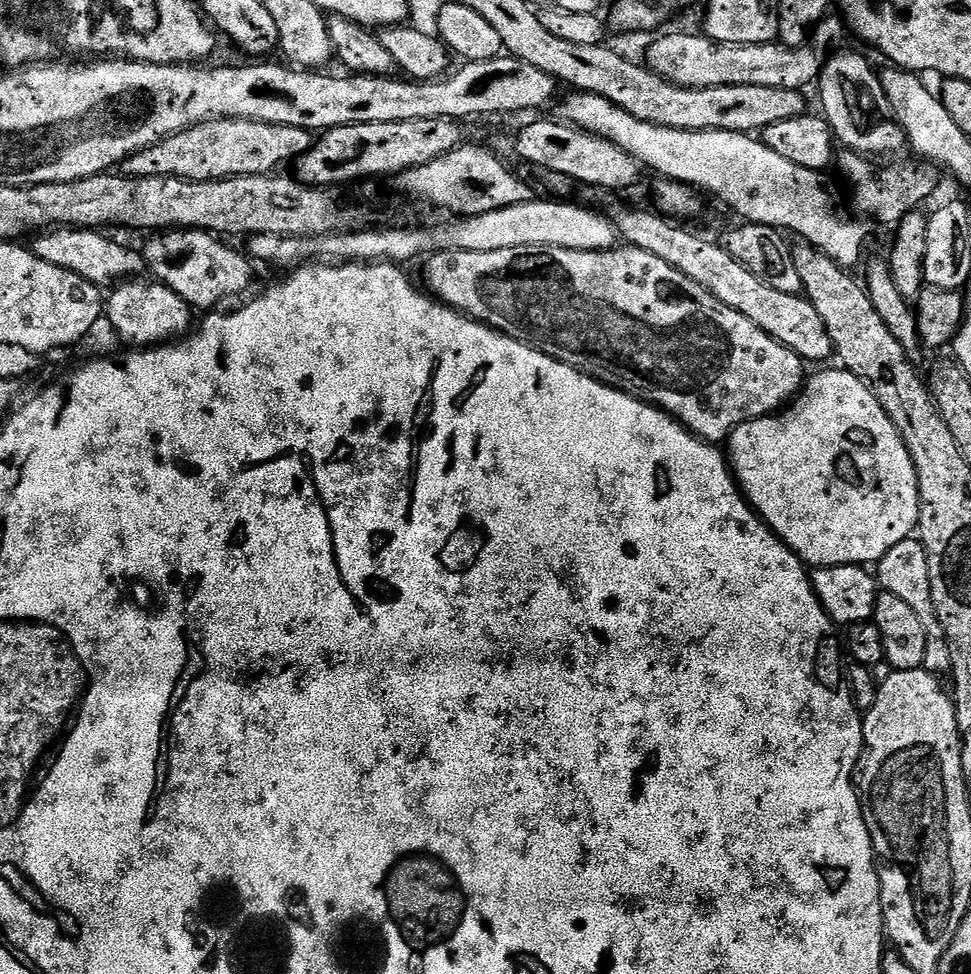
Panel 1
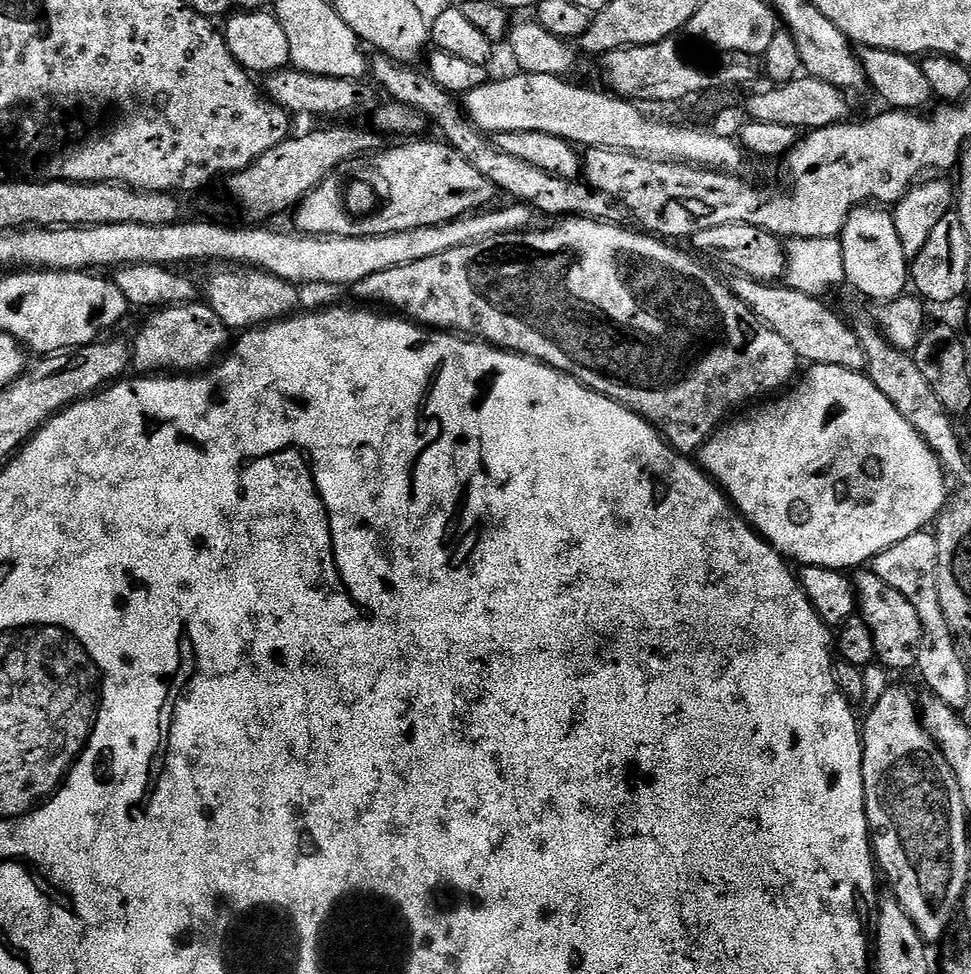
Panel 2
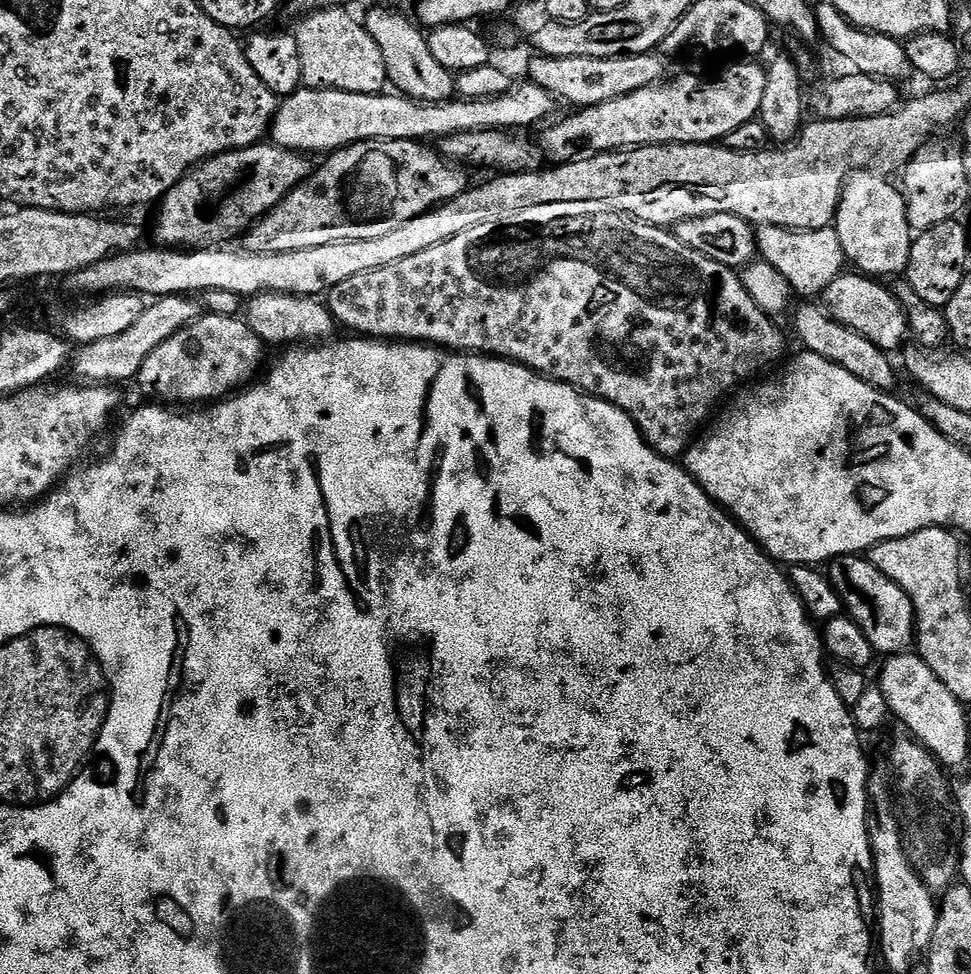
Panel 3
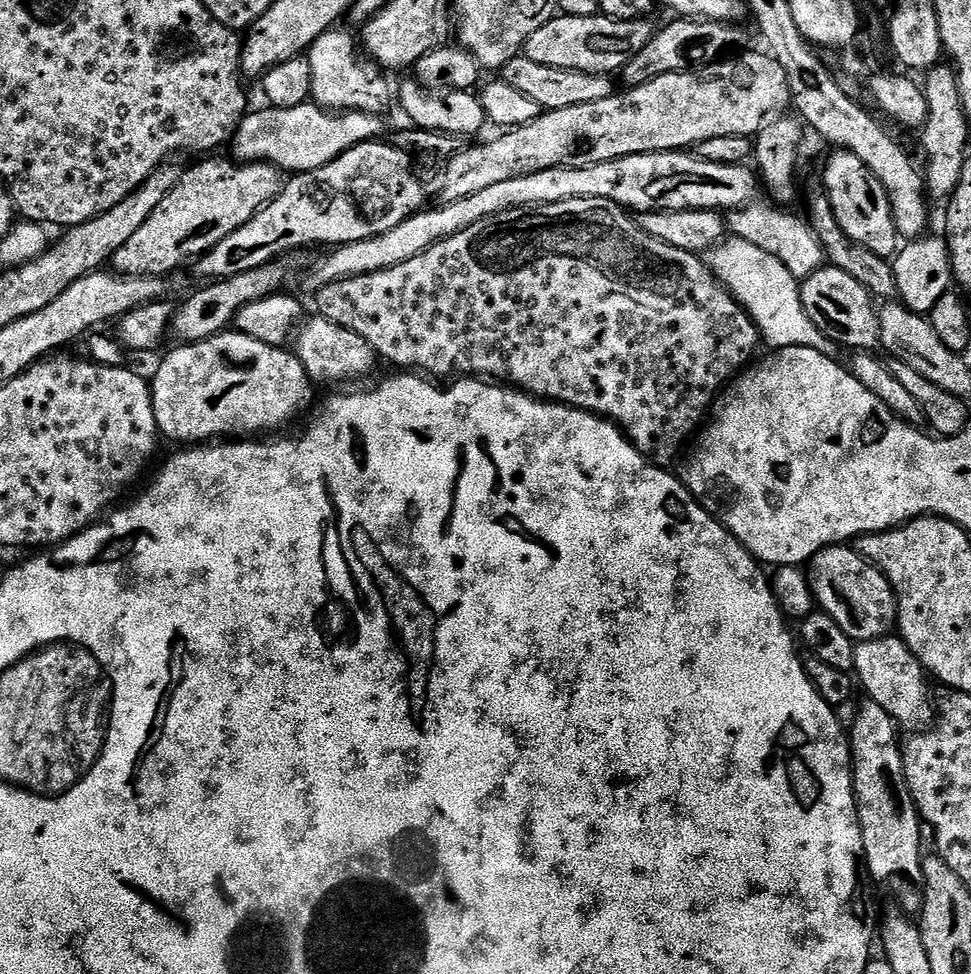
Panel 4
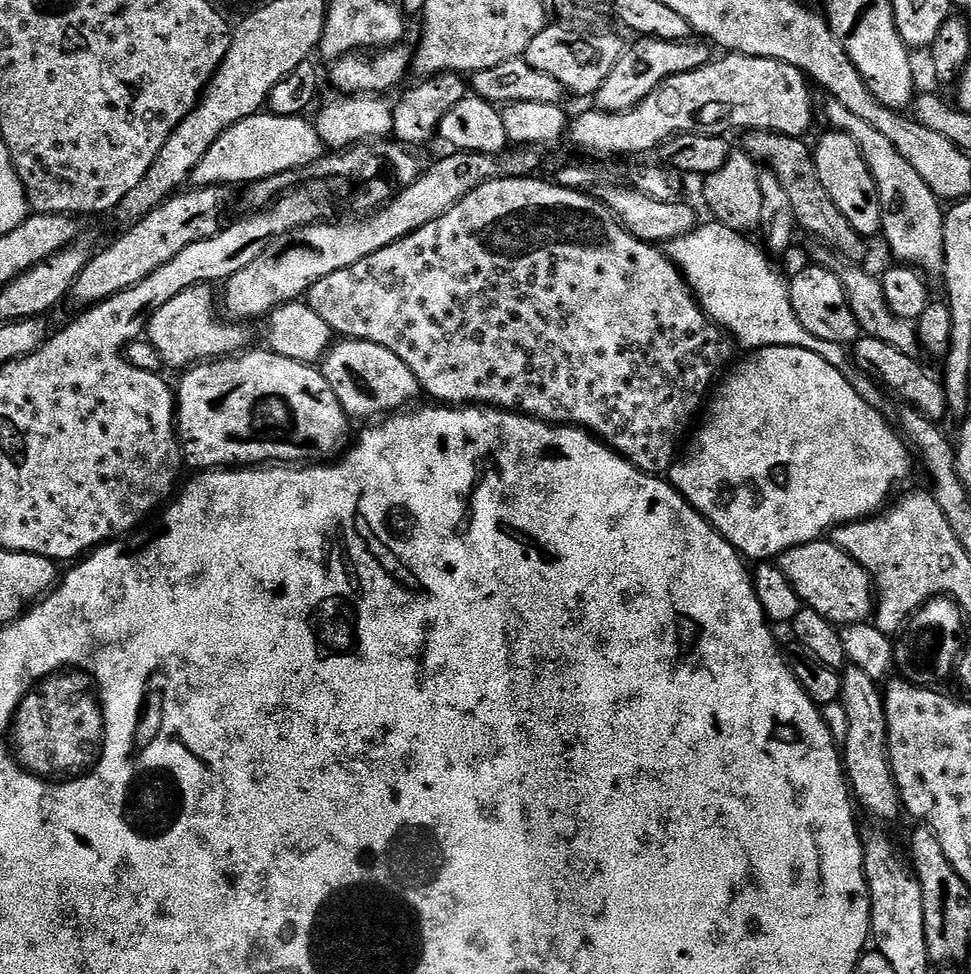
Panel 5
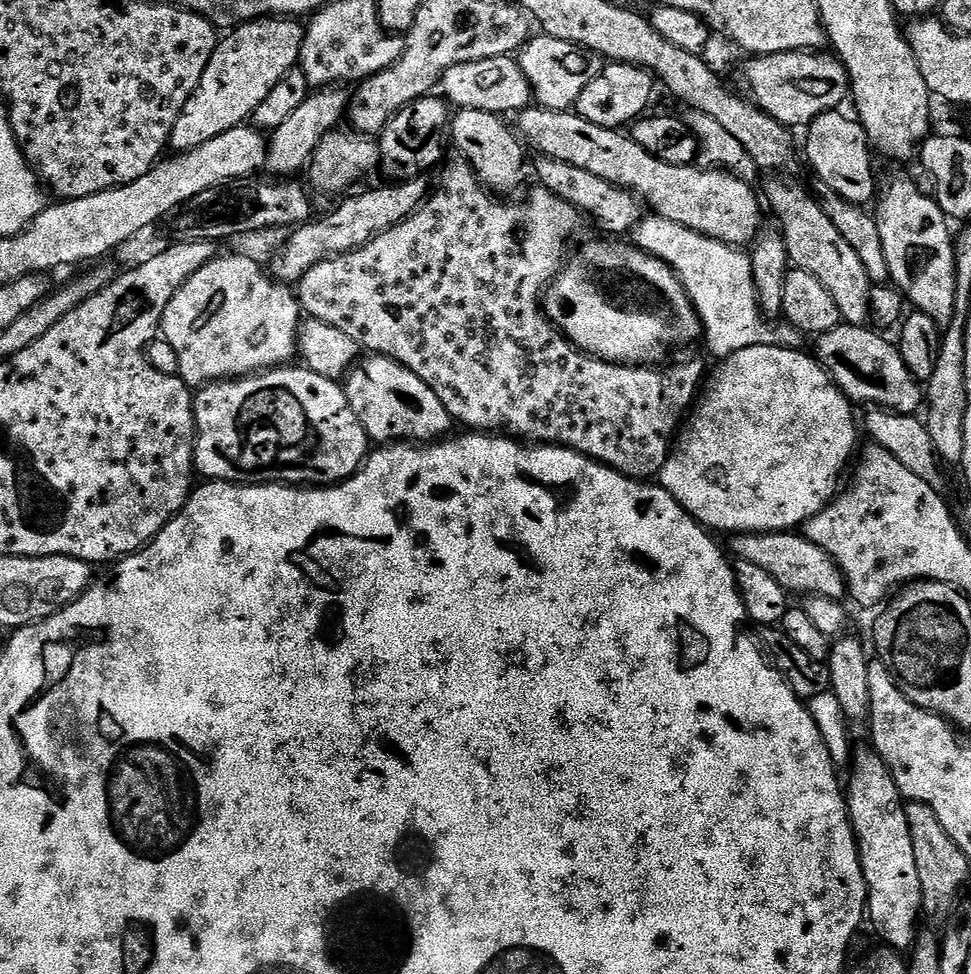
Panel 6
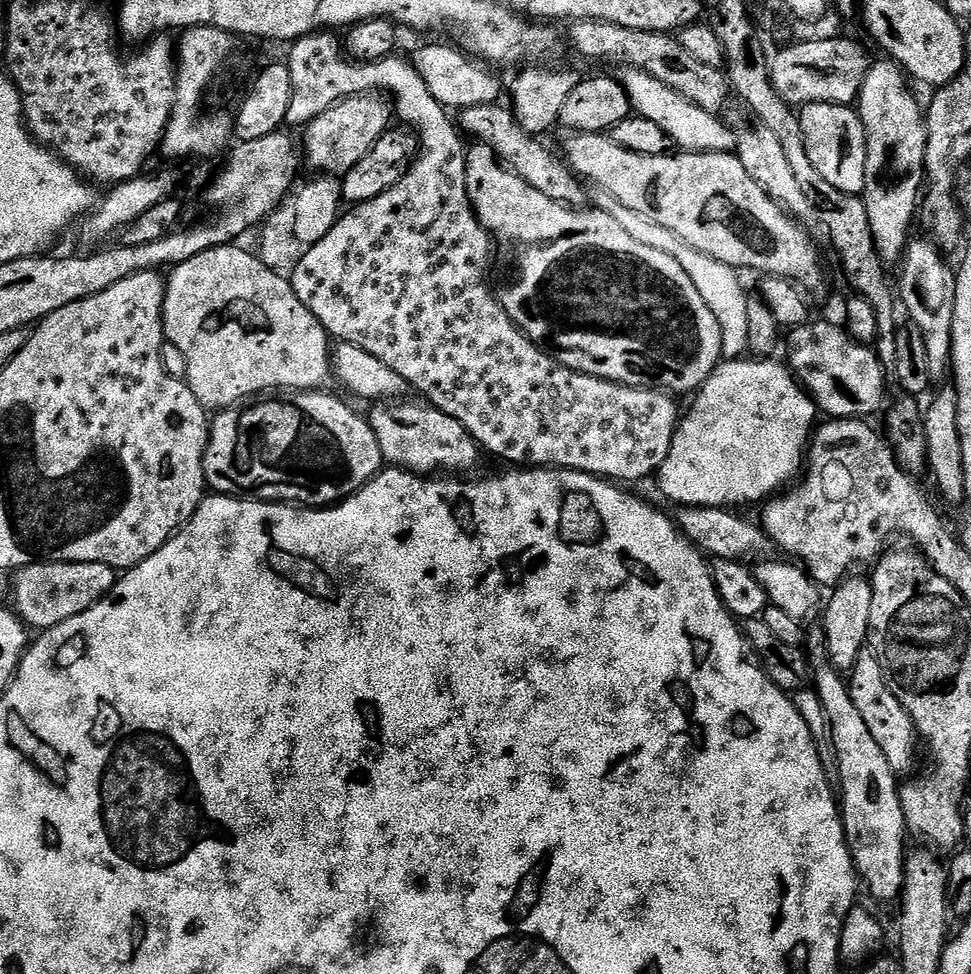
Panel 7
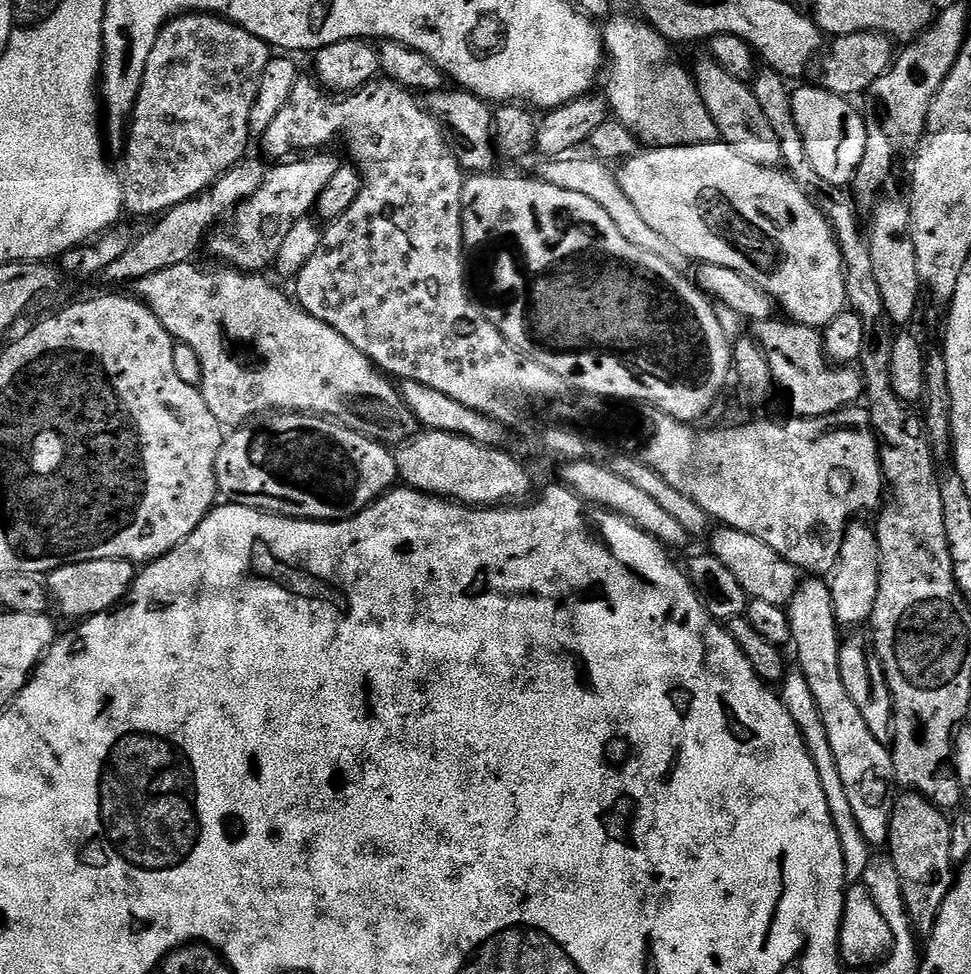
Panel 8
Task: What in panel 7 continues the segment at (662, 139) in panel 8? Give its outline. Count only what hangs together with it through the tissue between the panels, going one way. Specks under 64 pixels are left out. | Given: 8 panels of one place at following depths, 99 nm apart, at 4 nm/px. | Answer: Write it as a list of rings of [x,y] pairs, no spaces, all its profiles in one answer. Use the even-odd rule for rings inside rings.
[[[625,67],[621,84],[626,89],[633,106],[633,111],[650,122],[662,126],[662,130],[681,150],[687,152],[732,152],[736,149],[737,133],[731,131],[720,119],[719,115],[702,110],[700,106],[690,102],[677,91],[666,87],[660,80],[638,68]]]

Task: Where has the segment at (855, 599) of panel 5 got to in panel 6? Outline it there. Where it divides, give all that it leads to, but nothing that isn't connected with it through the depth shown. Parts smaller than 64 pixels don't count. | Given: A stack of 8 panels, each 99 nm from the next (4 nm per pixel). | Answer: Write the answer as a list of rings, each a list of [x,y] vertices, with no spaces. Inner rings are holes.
[[[799,531],[761,532],[759,534],[736,534],[731,537],[736,560],[745,560],[753,566],[766,570],[790,594],[801,592],[801,597],[821,596],[843,601],[846,596],[844,573],[830,557],[814,542],[810,542]]]

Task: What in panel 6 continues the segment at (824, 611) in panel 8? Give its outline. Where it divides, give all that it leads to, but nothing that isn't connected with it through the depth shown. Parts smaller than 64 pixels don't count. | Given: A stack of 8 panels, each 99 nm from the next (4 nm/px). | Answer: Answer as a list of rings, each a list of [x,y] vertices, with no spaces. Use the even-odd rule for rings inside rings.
[[[857,747],[850,764],[852,781],[846,784],[848,818],[860,851],[862,874],[868,887],[867,919],[893,950],[911,949],[917,940],[916,919],[921,919],[922,882],[918,882],[918,861],[914,858],[914,842],[910,842],[910,826],[905,801],[890,770],[871,747]]]

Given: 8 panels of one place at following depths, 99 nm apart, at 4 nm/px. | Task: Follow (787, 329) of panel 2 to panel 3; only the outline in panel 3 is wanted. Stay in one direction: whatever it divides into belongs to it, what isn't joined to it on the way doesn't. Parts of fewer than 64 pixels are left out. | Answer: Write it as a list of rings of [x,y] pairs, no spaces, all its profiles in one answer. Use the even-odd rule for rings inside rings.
[[[804,303],[806,304],[796,312],[796,336],[804,343],[803,347],[807,351],[826,358],[834,366],[842,366],[842,370],[850,370],[850,374],[854,374],[854,378],[874,386],[879,392],[892,394],[897,391],[896,368],[892,365],[893,357],[889,353],[874,346],[874,342],[870,342],[870,338],[862,338],[862,334],[833,320],[819,303]]]

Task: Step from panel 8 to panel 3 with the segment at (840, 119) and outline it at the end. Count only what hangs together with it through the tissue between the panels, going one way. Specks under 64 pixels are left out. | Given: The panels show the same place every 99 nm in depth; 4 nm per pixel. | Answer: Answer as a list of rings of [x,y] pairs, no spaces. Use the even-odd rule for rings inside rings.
[[[871,170],[854,172],[849,176],[848,181],[840,189],[840,204],[836,207],[836,218],[834,227],[841,240],[844,259],[849,265],[853,264],[853,269],[859,270],[869,278],[896,278],[901,274],[907,273],[908,259],[914,233],[908,225],[906,218],[906,202],[904,193],[899,187],[891,184],[891,179],[885,178],[881,173]]]

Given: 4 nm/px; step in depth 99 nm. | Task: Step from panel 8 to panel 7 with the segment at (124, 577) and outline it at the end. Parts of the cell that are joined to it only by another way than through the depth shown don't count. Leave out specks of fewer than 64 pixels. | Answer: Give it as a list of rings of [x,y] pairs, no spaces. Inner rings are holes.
[[[46,562],[31,564],[19,569],[12,580],[10,593],[14,611],[29,629],[43,630],[53,628],[90,610],[99,600],[105,599],[116,584],[117,569],[102,562]]]

